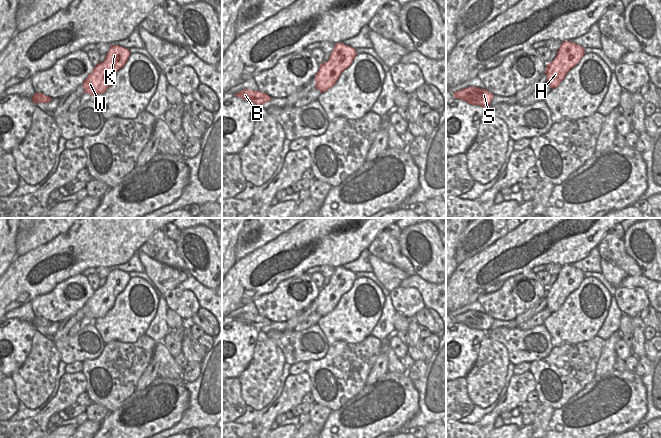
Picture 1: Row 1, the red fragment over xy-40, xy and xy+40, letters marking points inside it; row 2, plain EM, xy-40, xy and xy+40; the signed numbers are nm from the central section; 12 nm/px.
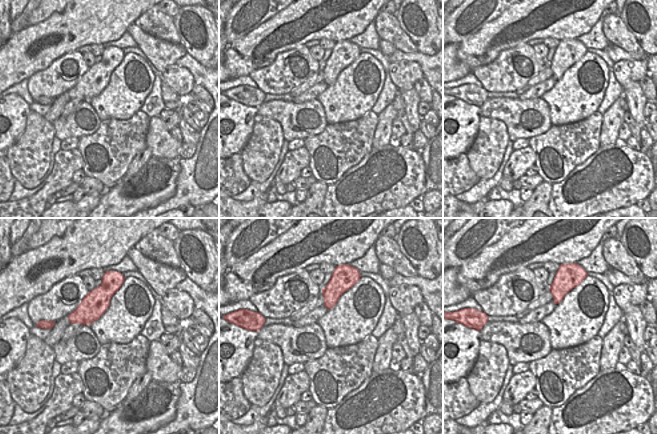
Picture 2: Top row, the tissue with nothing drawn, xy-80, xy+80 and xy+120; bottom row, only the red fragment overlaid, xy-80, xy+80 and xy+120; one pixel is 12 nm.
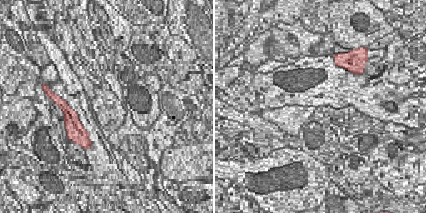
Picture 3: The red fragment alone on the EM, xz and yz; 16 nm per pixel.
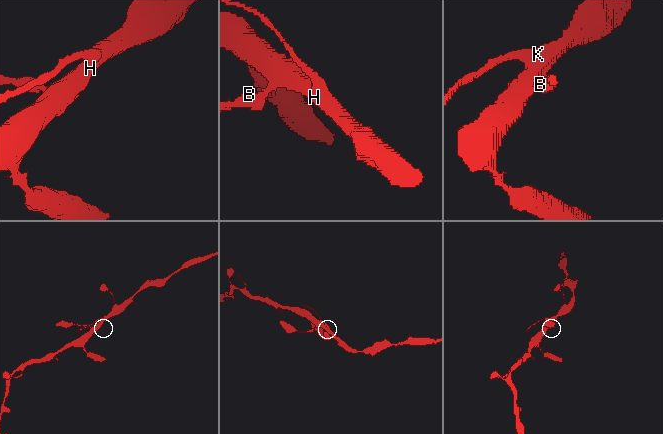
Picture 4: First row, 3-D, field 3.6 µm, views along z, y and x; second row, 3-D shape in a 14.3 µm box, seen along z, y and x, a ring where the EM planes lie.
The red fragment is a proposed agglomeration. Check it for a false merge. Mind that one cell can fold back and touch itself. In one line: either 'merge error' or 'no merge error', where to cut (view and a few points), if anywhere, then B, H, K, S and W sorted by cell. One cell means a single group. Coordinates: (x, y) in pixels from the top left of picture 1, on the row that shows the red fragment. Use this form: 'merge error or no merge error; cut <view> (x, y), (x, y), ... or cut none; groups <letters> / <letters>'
merge error; cut xy+40 (571, 42), (570, 57), (558, 67); groups B H S W / K

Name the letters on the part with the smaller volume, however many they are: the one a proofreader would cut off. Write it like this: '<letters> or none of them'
K

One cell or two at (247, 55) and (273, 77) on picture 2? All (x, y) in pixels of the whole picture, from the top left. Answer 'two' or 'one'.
two

